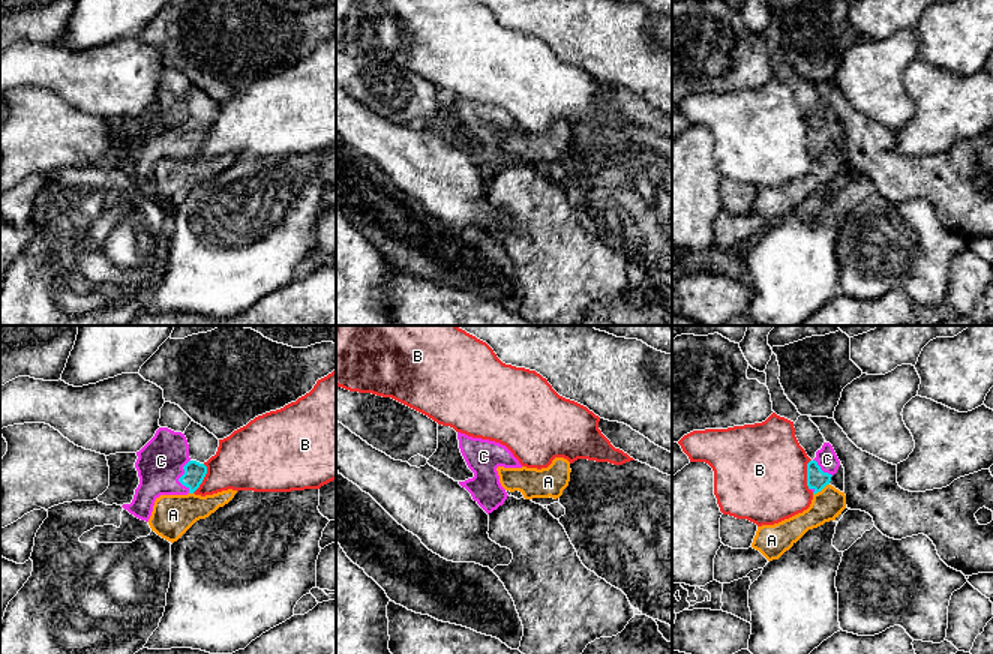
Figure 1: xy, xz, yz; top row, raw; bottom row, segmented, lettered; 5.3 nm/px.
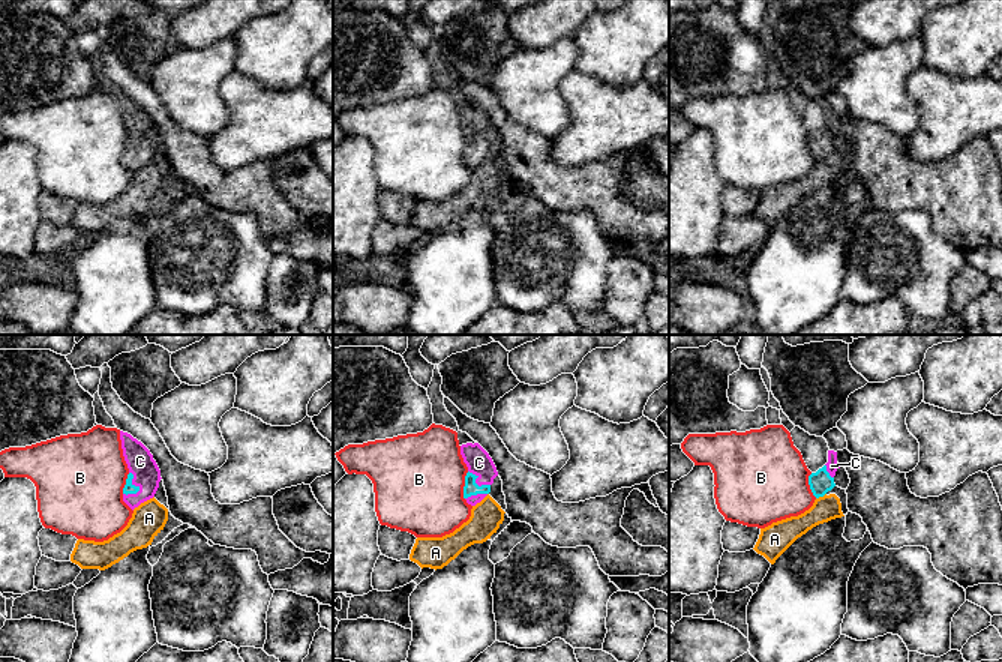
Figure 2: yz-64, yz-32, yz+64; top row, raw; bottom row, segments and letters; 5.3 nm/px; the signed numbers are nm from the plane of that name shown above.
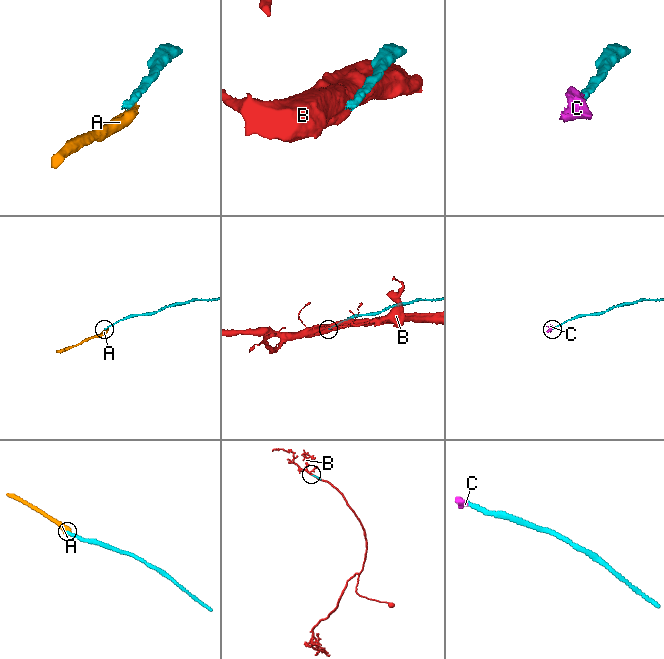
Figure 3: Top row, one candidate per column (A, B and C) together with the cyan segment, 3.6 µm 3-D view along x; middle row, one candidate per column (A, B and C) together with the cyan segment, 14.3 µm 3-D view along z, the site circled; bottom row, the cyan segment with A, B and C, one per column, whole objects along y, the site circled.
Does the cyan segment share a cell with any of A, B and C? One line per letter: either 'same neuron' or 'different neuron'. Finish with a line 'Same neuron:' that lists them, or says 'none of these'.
A: different neuron
B: different neuron
C: same neuron
Same neuron: C

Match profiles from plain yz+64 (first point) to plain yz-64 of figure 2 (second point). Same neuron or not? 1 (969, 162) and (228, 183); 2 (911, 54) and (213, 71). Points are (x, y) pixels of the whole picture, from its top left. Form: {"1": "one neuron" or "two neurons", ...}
{"1": "one neuron", "2": "one neuron"}

